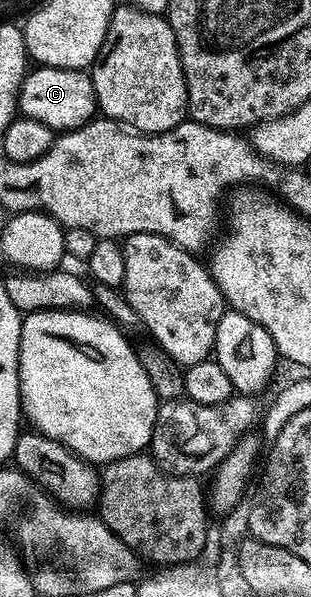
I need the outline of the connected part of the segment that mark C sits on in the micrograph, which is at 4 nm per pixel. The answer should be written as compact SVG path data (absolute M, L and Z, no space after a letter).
M47 65L34 67L18 88L17 112L31 117L55 131L78 129L96 117L94 88L89 72L80 69L53 69Z

